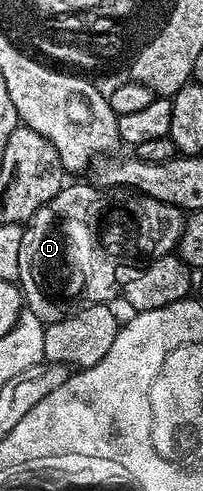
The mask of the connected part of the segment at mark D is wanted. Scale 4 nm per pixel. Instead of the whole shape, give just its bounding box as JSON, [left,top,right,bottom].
[19,182,186,324]

